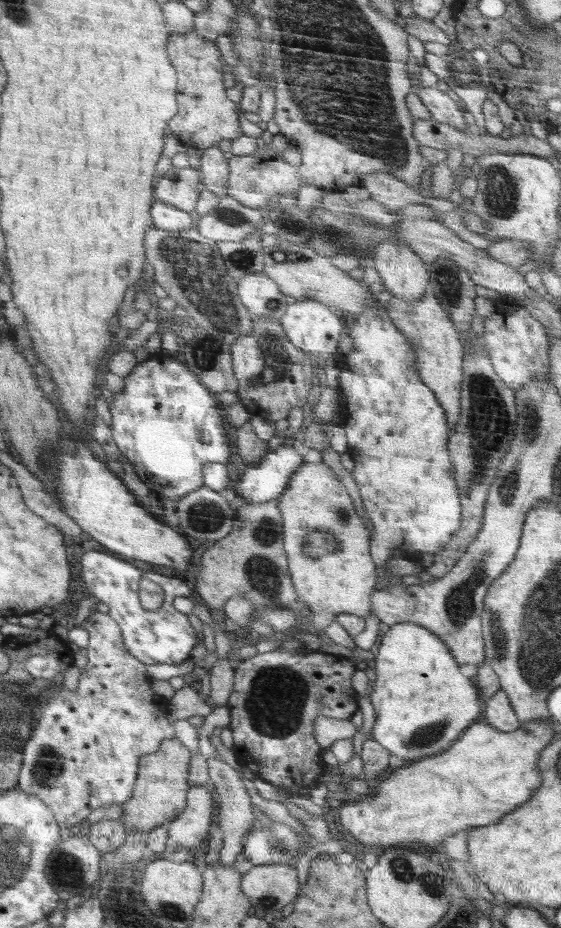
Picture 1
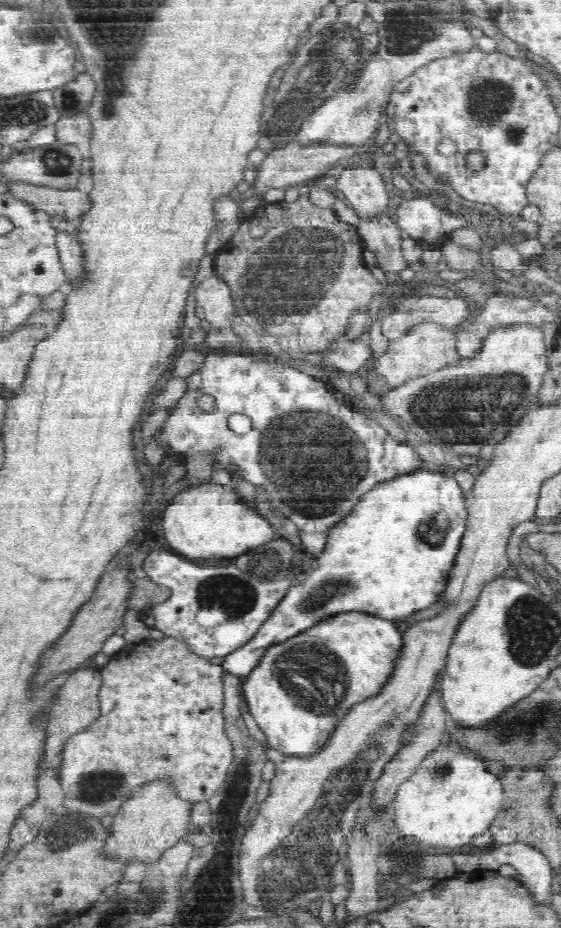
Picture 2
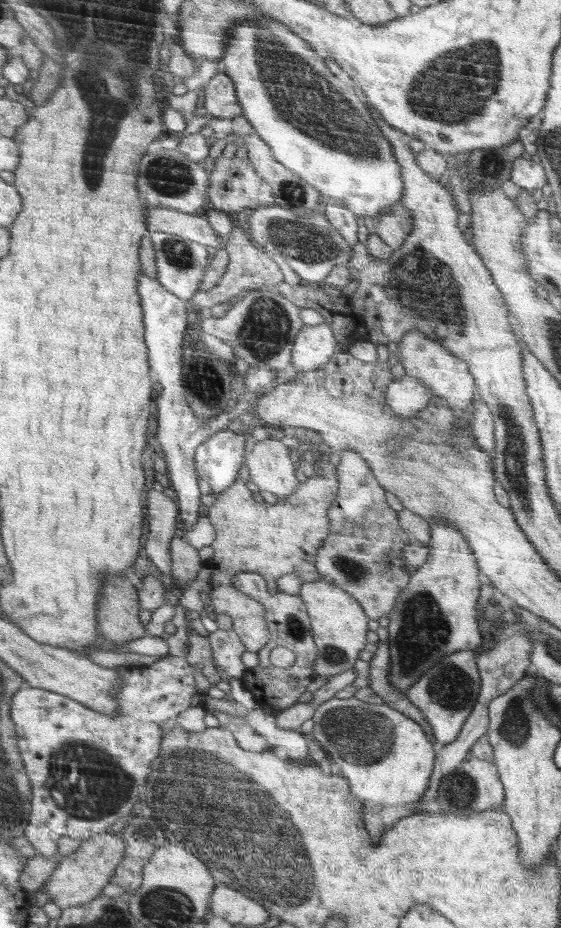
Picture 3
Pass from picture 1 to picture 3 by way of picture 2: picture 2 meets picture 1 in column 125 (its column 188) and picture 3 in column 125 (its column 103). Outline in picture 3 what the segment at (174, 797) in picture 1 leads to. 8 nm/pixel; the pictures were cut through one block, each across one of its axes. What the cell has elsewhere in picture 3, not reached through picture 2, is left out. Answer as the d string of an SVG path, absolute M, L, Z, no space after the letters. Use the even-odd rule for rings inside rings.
M103 833L84 842L83 846L58 866L46 883L46 892L61 909L82 906L103 894L104 888L113 881L119 865L125 860L128 848L122 835Z

